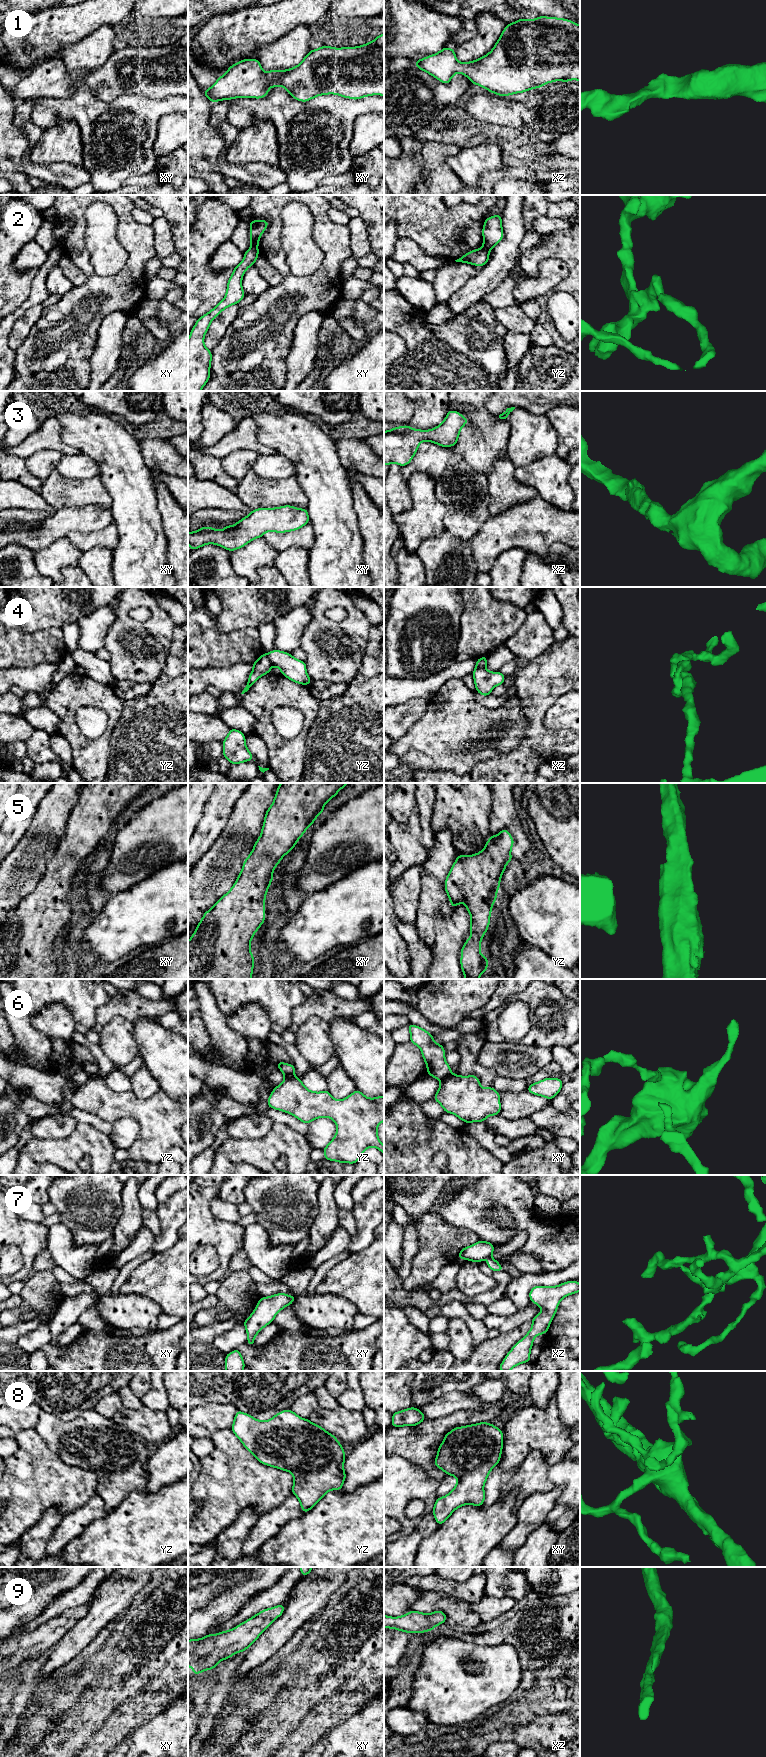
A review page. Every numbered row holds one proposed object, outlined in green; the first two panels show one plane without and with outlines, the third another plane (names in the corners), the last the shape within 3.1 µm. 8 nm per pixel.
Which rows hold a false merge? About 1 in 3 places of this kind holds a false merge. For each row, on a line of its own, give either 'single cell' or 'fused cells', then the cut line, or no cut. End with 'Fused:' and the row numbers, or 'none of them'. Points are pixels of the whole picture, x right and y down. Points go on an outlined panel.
1: single cell; cut none
2: fused cells; cut xy (251, 246), (257, 250)
3: single cell; cut none
4: fused cells; cut yz (267, 654), (273, 665)
5: single cell; cut none
6: fused cells; cut xy (451, 1073), (441, 1080)
7: fused cells; cut xz (490, 1256), (487, 1257)
8: single cell; cut none
9: single cell; cut none
Fused: 2, 4, 6, 7

